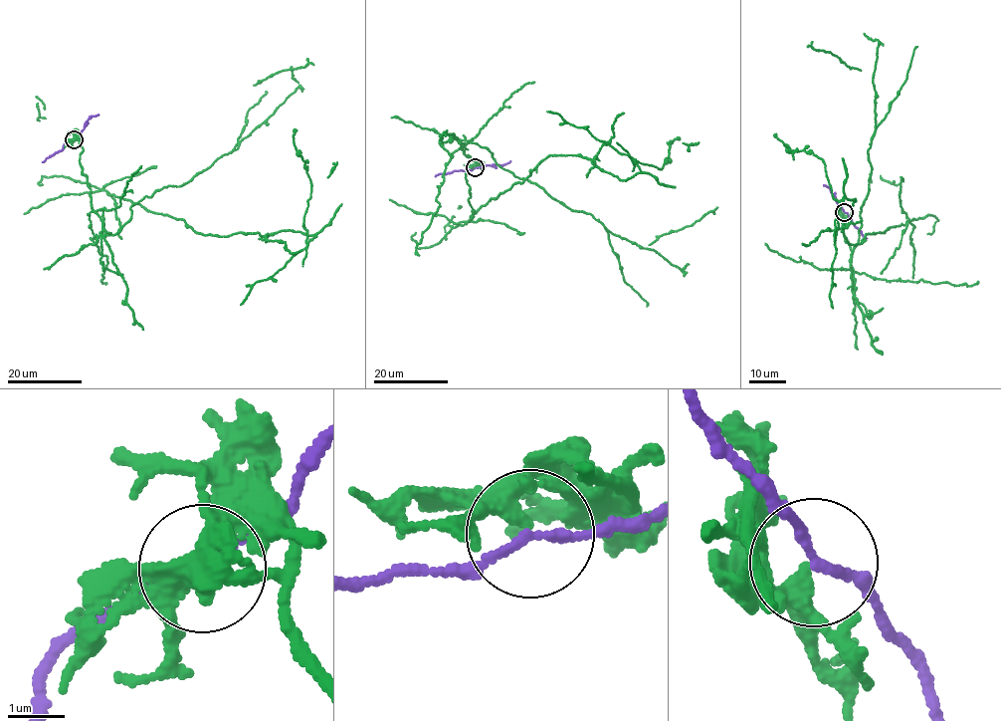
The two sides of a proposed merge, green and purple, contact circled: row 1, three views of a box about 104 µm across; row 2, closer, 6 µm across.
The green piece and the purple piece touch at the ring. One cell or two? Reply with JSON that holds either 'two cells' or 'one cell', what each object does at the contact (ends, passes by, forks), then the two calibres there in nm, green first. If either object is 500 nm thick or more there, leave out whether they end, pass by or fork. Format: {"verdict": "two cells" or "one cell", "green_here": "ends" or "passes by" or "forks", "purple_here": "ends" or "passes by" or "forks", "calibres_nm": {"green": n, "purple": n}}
{"verdict": "two cells", "green_here": "forks", "purple_here": "passes by", "calibres_nm": {"green": 220, "purple": 140}}

